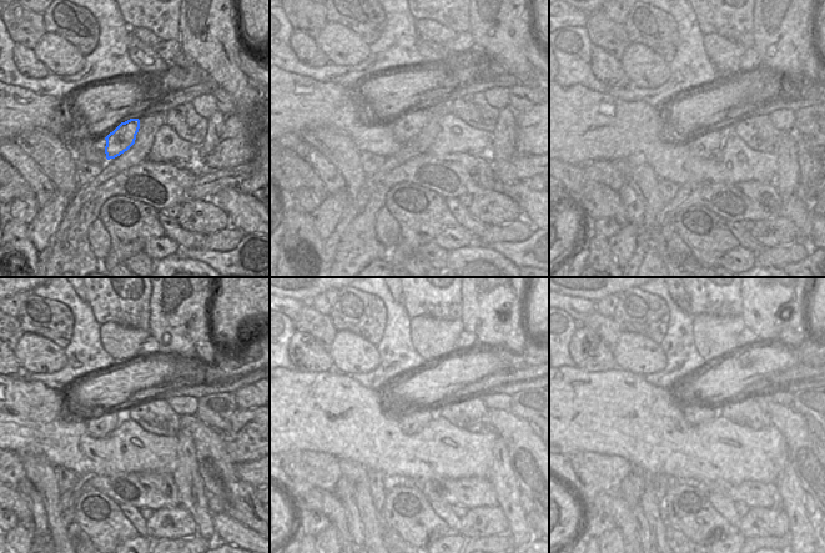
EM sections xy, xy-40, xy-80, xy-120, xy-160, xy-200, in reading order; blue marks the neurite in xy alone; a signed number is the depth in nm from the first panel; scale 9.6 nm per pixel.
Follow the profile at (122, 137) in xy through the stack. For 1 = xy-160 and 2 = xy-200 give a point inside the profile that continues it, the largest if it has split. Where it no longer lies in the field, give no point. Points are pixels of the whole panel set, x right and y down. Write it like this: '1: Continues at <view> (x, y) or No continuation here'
1: Continues at xy-160 (411, 422)
2: Continues at xy-200 (694, 413)

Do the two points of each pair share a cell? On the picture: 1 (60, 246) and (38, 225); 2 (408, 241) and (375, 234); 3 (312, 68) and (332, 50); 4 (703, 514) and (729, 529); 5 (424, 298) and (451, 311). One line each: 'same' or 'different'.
1: different
2: different
3: different
4: same
5: same

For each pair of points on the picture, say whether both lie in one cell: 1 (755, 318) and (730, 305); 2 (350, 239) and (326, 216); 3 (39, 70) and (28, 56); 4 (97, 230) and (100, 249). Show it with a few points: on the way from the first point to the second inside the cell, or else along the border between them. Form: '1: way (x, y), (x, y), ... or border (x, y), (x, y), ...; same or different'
1: border (739, 290), (742, 298), (740, 315); different
2: border (343, 217), (327, 245); different
3: way (35, 66), (29, 60); same
4: way (97, 235), (100, 244); same

